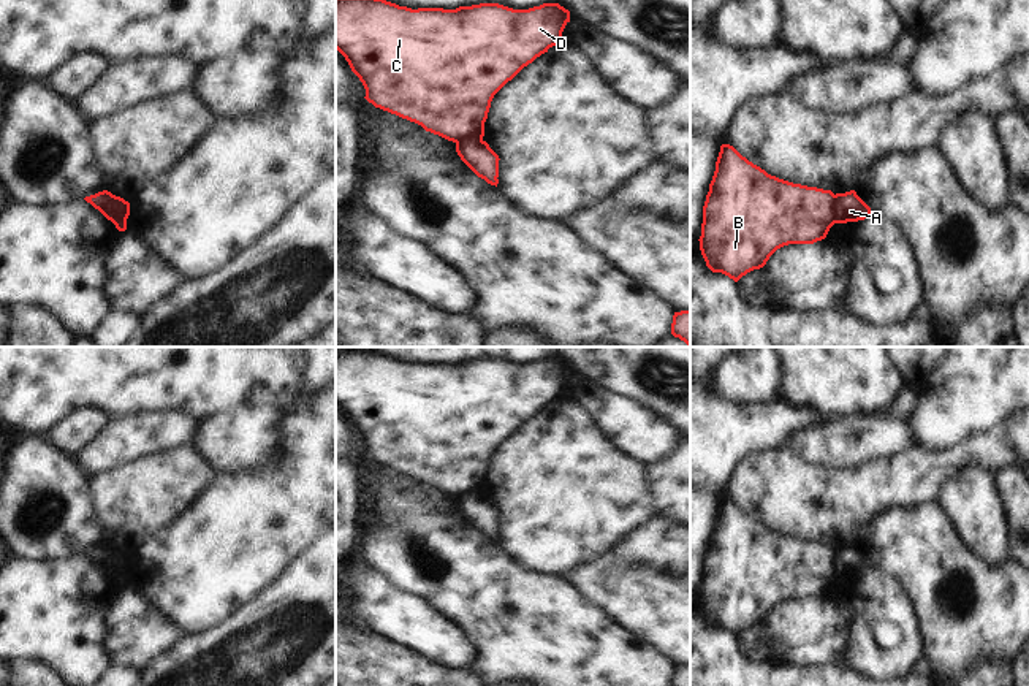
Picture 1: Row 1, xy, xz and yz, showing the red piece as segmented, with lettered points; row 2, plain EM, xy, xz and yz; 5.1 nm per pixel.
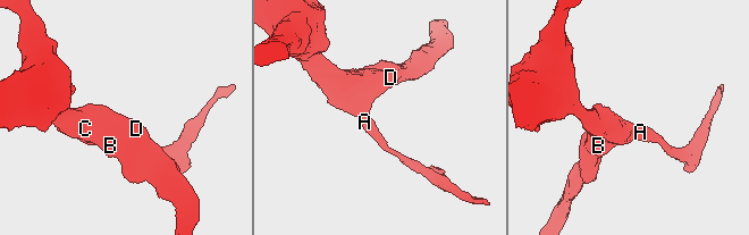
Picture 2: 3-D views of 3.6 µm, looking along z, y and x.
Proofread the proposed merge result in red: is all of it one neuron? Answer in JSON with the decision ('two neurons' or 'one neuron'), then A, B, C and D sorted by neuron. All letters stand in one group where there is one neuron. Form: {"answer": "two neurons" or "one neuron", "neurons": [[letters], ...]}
{"answer": "two neurons", "neurons": [["A"], ["B", "C", "D"]]}

